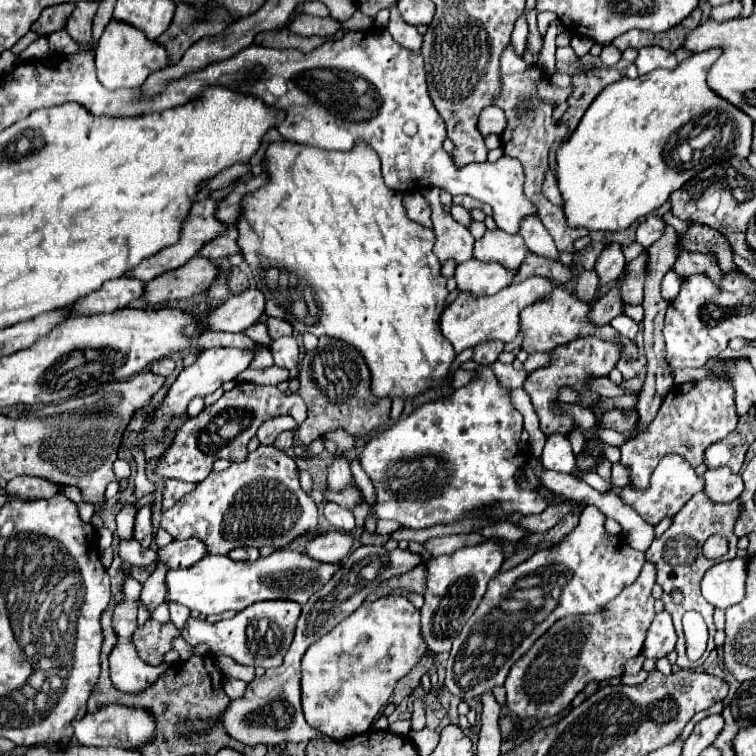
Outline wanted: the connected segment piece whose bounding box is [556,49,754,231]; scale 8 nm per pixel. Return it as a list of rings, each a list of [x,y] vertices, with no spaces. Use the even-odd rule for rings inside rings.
[[[710,49],[704,53],[692,53],[674,71],[658,69],[638,79],[622,77],[620,81],[606,87],[606,91],[602,91],[602,95],[592,101],[592,105],[580,119],[576,131],[556,151],[556,169],[558,169],[556,179],[562,193],[568,227],[586,227],[588,231],[622,231],[622,229],[628,229],[636,219],[662,207],[668,201],[668,195],[672,191],[682,187],[692,175],[697,175],[701,171],[693,168],[686,170],[684,165],[680,169],[670,167],[664,159],[664,149],[668,139],[686,123],[702,117],[704,113],[712,109],[726,113],[738,131],[730,153],[742,155],[742,157],[750,155],[754,121],[746,117],[742,111],[738,111],[736,107],[730,107],[730,103],[722,103],[722,99],[718,99],[714,91],[708,91],[708,85],[706,85],[708,69],[718,59],[718,53],[722,51]]]

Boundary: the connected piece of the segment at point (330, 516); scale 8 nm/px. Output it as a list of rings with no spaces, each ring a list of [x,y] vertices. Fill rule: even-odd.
[[[326,503],[326,507],[324,507],[324,517],[326,517],[338,531],[344,531],[344,533],[350,533],[350,531],[356,527],[352,511],[342,509],[342,507],[338,507],[336,503]]]

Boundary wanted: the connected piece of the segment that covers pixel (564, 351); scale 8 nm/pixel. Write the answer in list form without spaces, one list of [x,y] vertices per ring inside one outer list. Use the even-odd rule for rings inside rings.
[[[578,337],[574,341],[570,341],[568,345],[562,345],[562,347],[556,347],[552,351],[552,365],[546,367],[546,369],[538,369],[534,373],[530,373],[524,381],[524,391],[530,395],[532,399],[532,405],[534,405],[534,411],[540,419],[540,429],[546,437],[554,435],[554,433],[560,433],[560,435],[568,435],[572,429],[578,429],[586,441],[590,439],[598,439],[594,433],[590,431],[584,431],[580,427],[576,427],[574,419],[570,415],[554,415],[552,413],[552,407],[556,403],[560,403],[558,399],[558,393],[562,387],[570,387],[574,389],[580,399],[576,401],[578,405],[582,405],[584,409],[590,409],[594,415],[596,415],[596,425],[602,427],[600,423],[600,417],[602,417],[602,409],[600,409],[600,397],[598,393],[592,393],[588,391],[586,383],[590,379],[596,379],[596,377],[608,377],[608,373],[616,367],[616,363],[620,361],[620,353],[622,353],[622,343],[620,339],[614,339],[614,341],[606,341],[606,339],[596,339],[596,337]]]

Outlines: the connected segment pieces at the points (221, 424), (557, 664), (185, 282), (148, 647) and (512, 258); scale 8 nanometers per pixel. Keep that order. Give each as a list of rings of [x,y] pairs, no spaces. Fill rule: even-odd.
[[[238,383],[232,391],[226,391],[214,405],[208,405],[196,419],[186,419],[182,425],[178,425],[176,437],[172,439],[166,453],[156,463],[156,475],[160,479],[166,477],[166,479],[178,479],[178,481],[186,481],[186,483],[200,483],[210,475],[212,463],[216,459],[244,461],[246,455],[248,455],[246,445],[256,435],[256,429],[264,421],[274,419],[278,415],[292,415],[296,419],[296,423],[300,425],[306,419],[306,405],[304,405],[302,397],[300,395],[288,395],[286,397],[278,387],[264,387],[264,385],[256,385],[256,383]]]
[[[644,563],[642,575],[634,581],[634,585],[626,587],[614,601],[610,601],[600,613],[596,615],[568,615],[564,619],[558,619],[542,639],[538,639],[530,651],[514,663],[506,677],[506,707],[516,715],[516,717],[536,717],[536,719],[550,719],[560,715],[570,701],[584,691],[584,687],[590,681],[606,681],[620,677],[624,673],[624,663],[632,657],[636,657],[642,651],[646,631],[656,615],[654,611],[654,599],[652,599],[652,587],[654,587],[654,565]]]
[[[198,255],[190,259],[190,263],[148,281],[142,299],[152,307],[160,307],[166,301],[174,299],[190,299],[192,295],[206,291],[216,277],[218,269],[214,267],[214,263]]]
[[[148,619],[144,627],[138,627],[134,633],[134,645],[138,657],[150,665],[162,663],[162,655],[172,649],[172,639],[178,635],[174,623],[158,623]]]
[[[500,229],[486,231],[482,239],[474,243],[474,259],[484,263],[500,263],[504,269],[518,269],[528,249],[520,235],[508,235]]]

